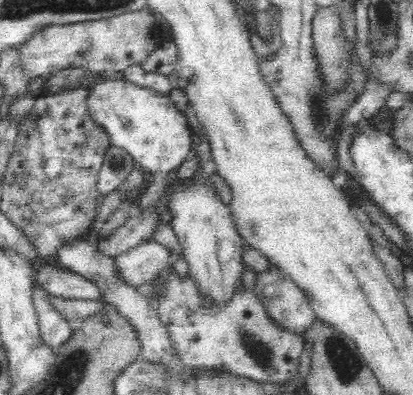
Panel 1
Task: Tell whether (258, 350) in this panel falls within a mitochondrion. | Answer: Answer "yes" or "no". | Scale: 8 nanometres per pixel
yes

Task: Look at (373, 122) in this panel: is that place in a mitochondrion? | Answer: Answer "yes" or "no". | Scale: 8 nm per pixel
no

